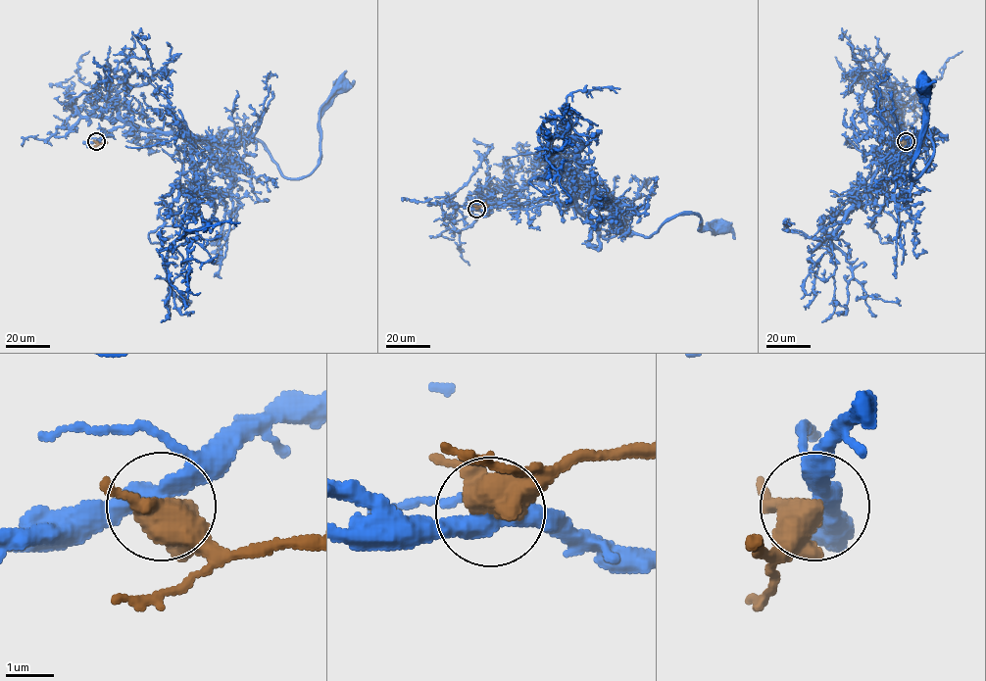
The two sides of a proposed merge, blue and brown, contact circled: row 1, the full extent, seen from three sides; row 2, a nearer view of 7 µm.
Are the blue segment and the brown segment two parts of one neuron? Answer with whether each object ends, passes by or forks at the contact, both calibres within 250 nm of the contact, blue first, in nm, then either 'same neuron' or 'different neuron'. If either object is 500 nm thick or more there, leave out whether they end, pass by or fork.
blue passes by; brown forks; calibres 400 and 480 nm; same neuron

